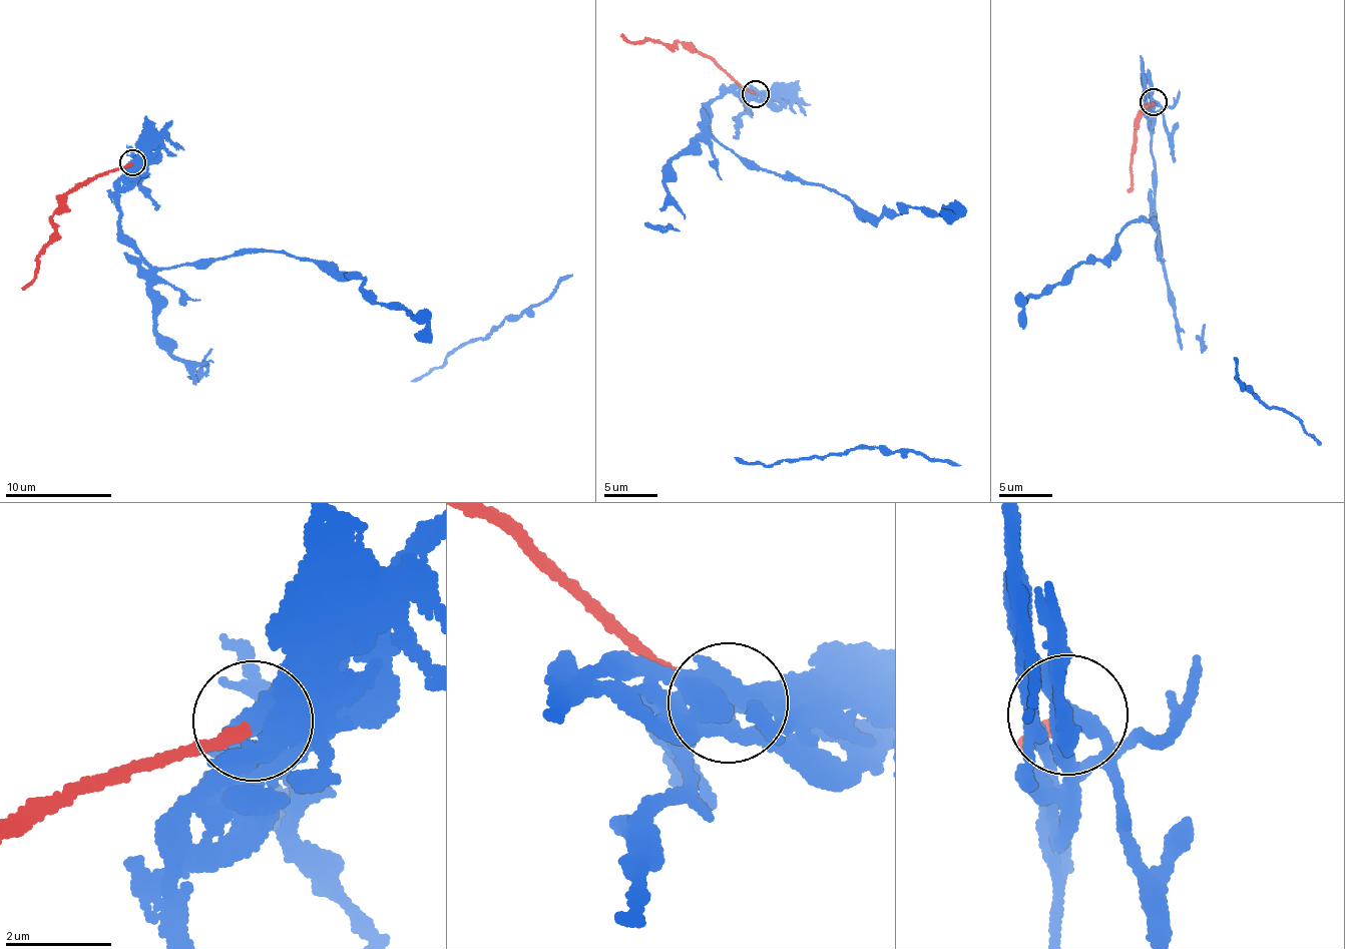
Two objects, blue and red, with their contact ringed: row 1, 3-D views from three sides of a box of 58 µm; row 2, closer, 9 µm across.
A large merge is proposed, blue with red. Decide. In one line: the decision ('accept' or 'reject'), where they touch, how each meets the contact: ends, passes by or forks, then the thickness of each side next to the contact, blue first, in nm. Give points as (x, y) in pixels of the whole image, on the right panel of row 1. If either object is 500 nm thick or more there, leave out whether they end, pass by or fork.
reject; place (1153, 101); blue passes by; red ends; calibres 320 and 170 nm

